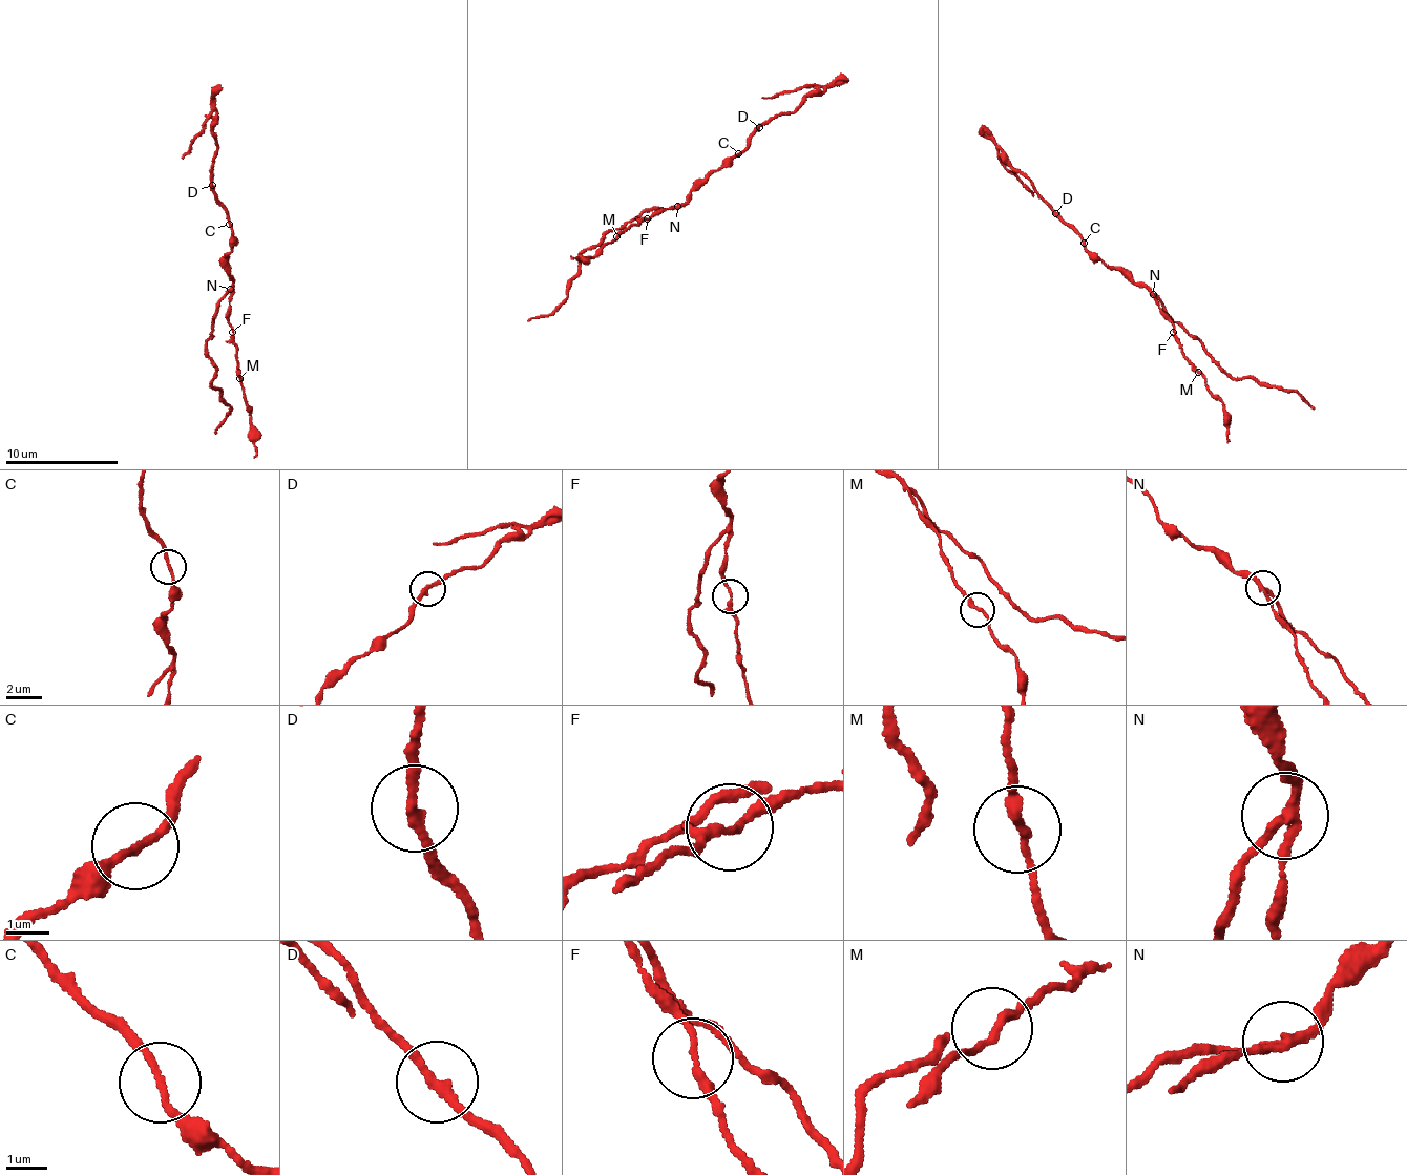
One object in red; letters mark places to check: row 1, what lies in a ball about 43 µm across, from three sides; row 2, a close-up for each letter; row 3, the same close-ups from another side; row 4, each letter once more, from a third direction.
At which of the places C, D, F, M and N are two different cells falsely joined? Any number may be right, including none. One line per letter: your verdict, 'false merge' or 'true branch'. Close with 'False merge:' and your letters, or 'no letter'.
C: true branch
D: false merge
F: true branch
M: true branch
N: false merge
False merge: D, N

